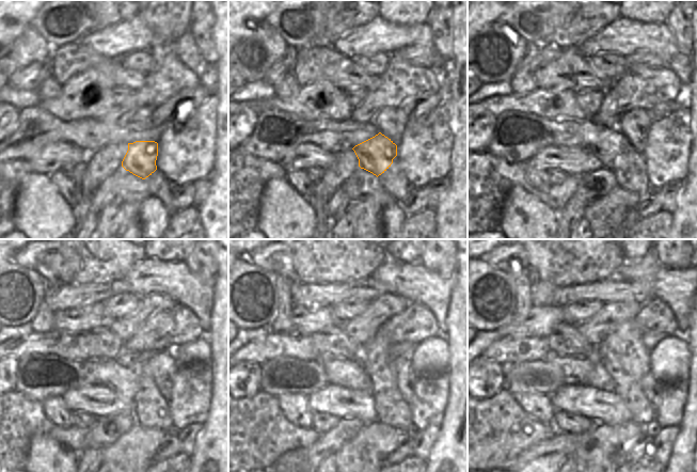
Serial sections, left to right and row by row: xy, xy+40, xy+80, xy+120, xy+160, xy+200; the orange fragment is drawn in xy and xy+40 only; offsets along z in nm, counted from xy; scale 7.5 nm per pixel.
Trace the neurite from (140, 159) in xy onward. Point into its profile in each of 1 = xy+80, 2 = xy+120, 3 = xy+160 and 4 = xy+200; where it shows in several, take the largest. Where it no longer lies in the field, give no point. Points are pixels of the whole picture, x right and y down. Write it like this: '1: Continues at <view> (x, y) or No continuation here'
1: Continues at xy+80 (605, 142)
2: Continues at xy+120 (122, 379)
3: Continues at xy+160 (344, 372)
4: Continues at xy+200 (572, 370).

